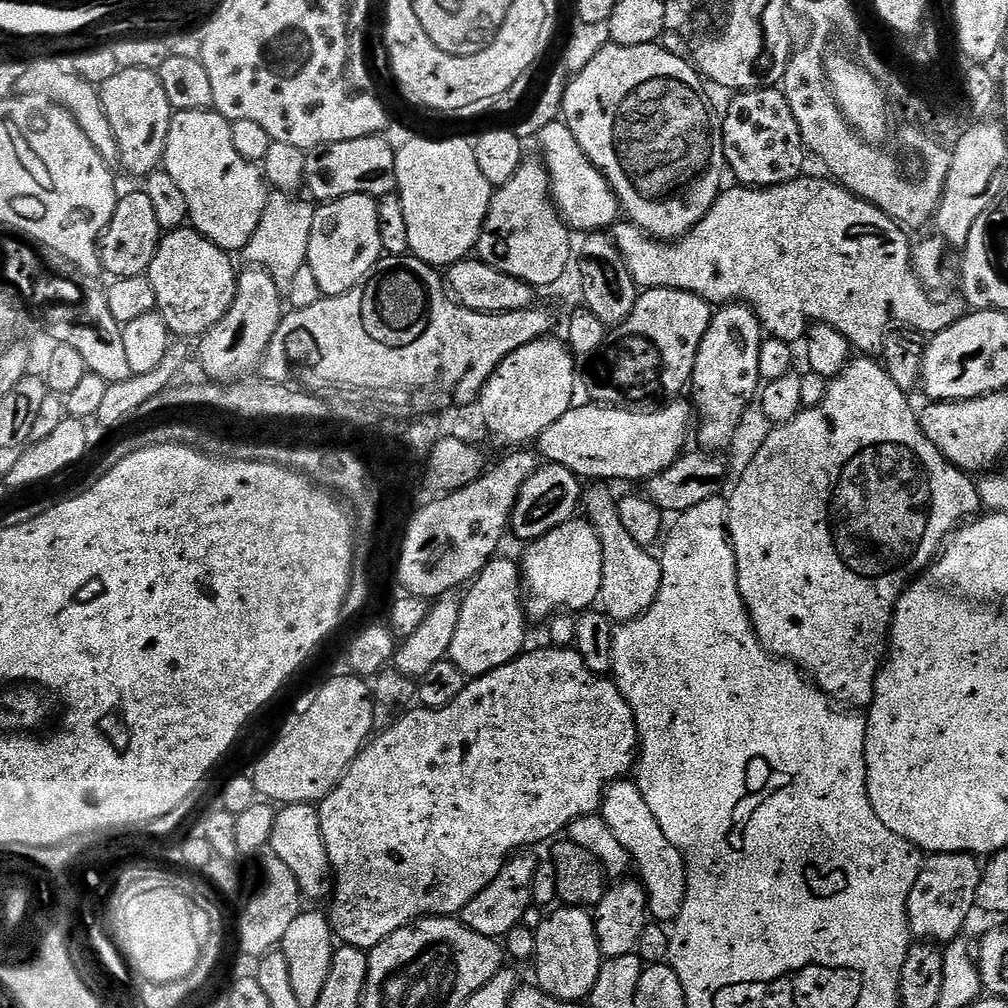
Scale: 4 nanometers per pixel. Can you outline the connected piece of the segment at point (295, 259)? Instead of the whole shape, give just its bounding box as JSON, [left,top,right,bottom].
[242,191,317,290]

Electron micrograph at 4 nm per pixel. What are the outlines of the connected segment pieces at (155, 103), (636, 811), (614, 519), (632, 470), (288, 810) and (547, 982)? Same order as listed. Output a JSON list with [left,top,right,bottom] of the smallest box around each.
[[99,68,172,178],[602,778,688,922],[586,486,662,622],[534,398,694,482],[270,804,334,901],[532,906,604,1004]]

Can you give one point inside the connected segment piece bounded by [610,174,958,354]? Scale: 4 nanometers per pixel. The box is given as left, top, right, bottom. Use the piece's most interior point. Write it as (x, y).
(809, 250)

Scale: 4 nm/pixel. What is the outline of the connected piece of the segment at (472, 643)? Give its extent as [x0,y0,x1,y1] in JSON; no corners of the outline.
[447,558,530,678]

